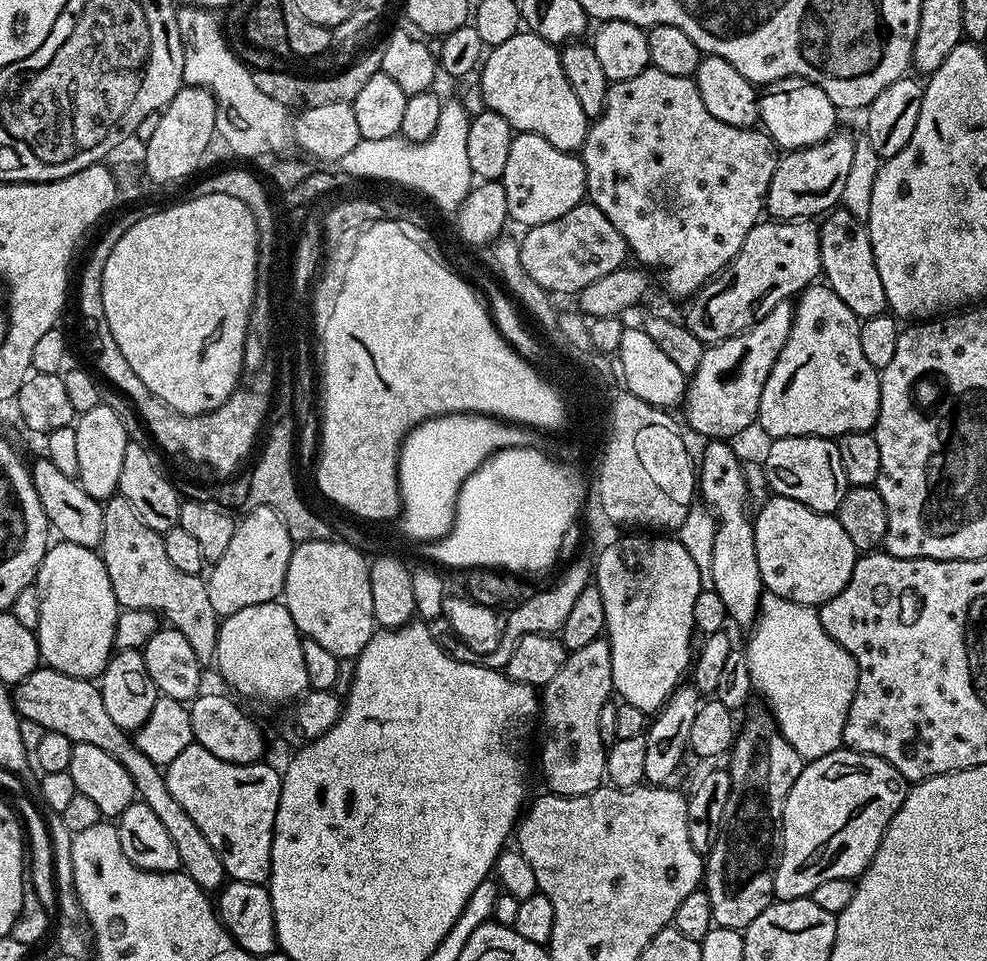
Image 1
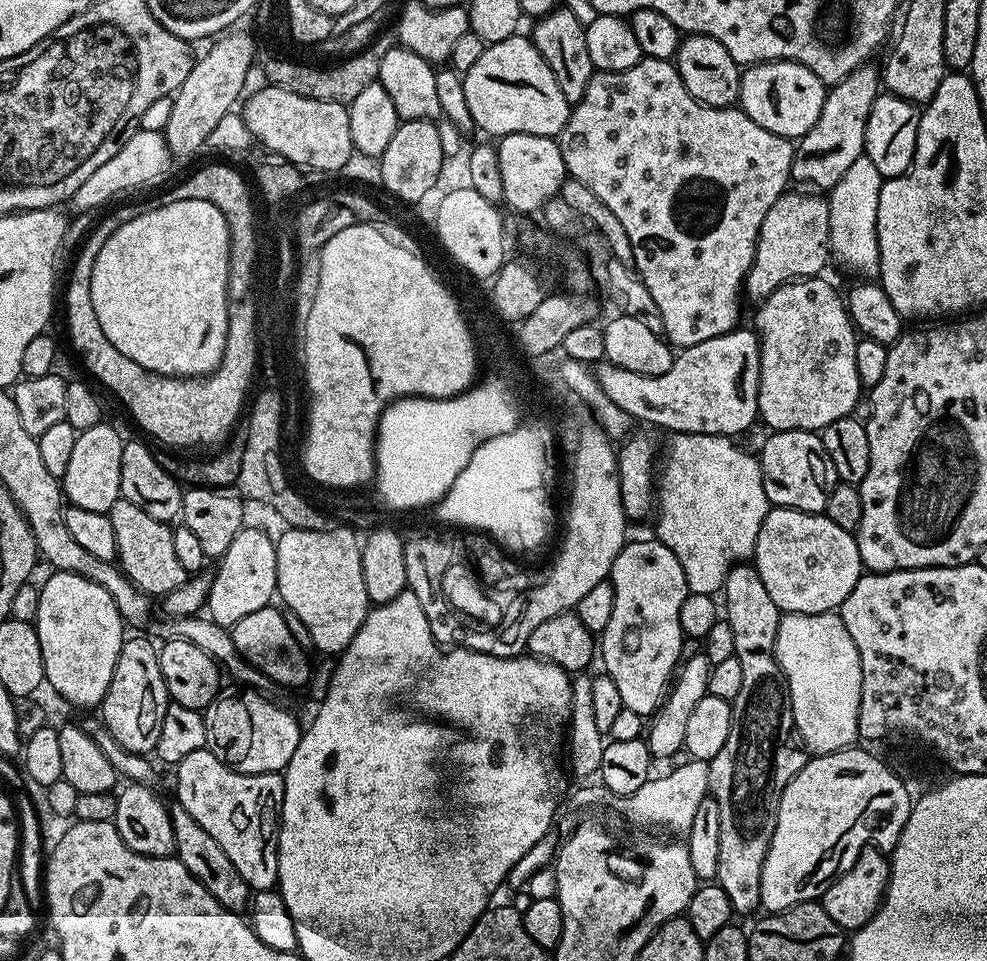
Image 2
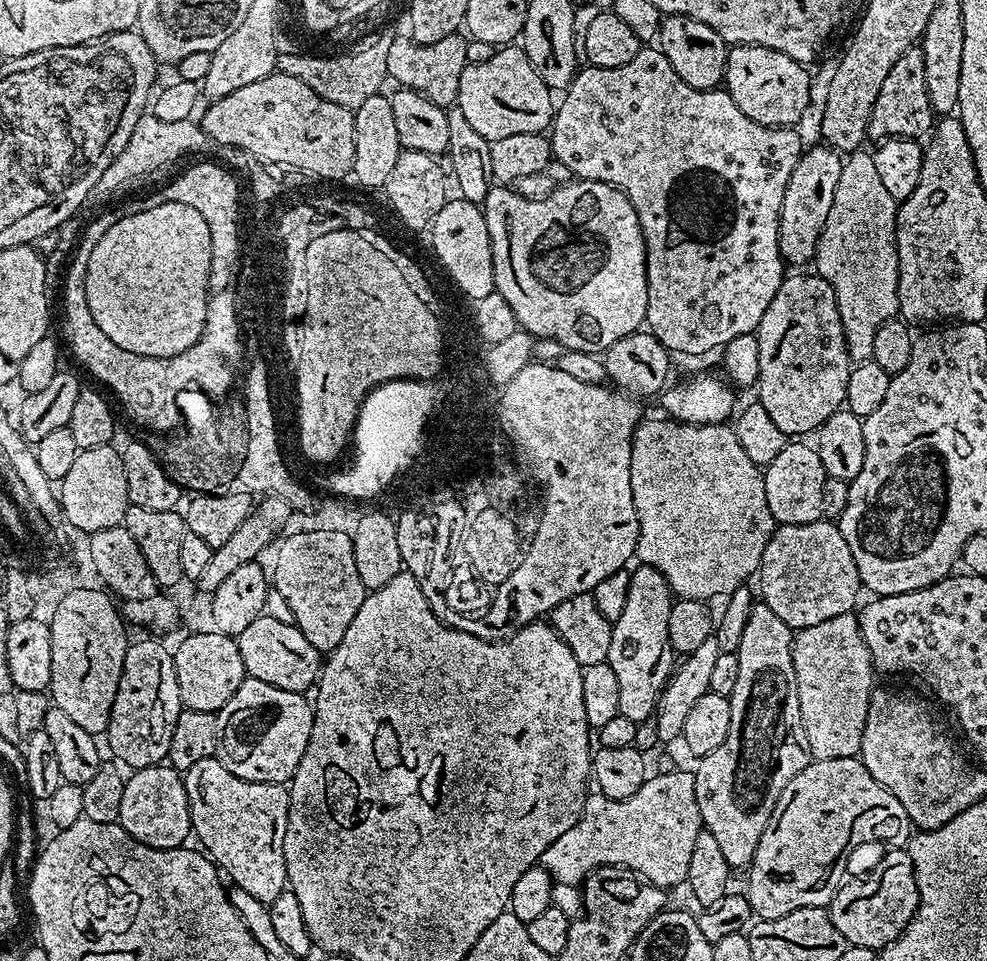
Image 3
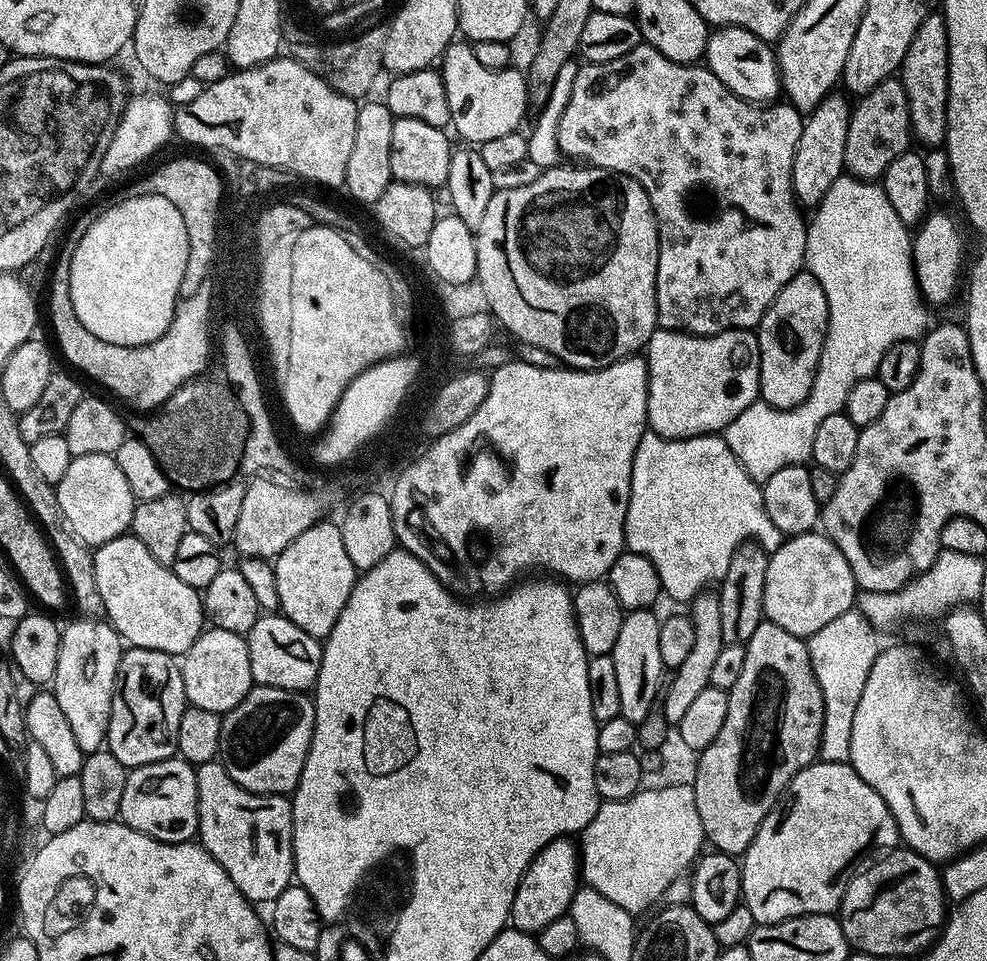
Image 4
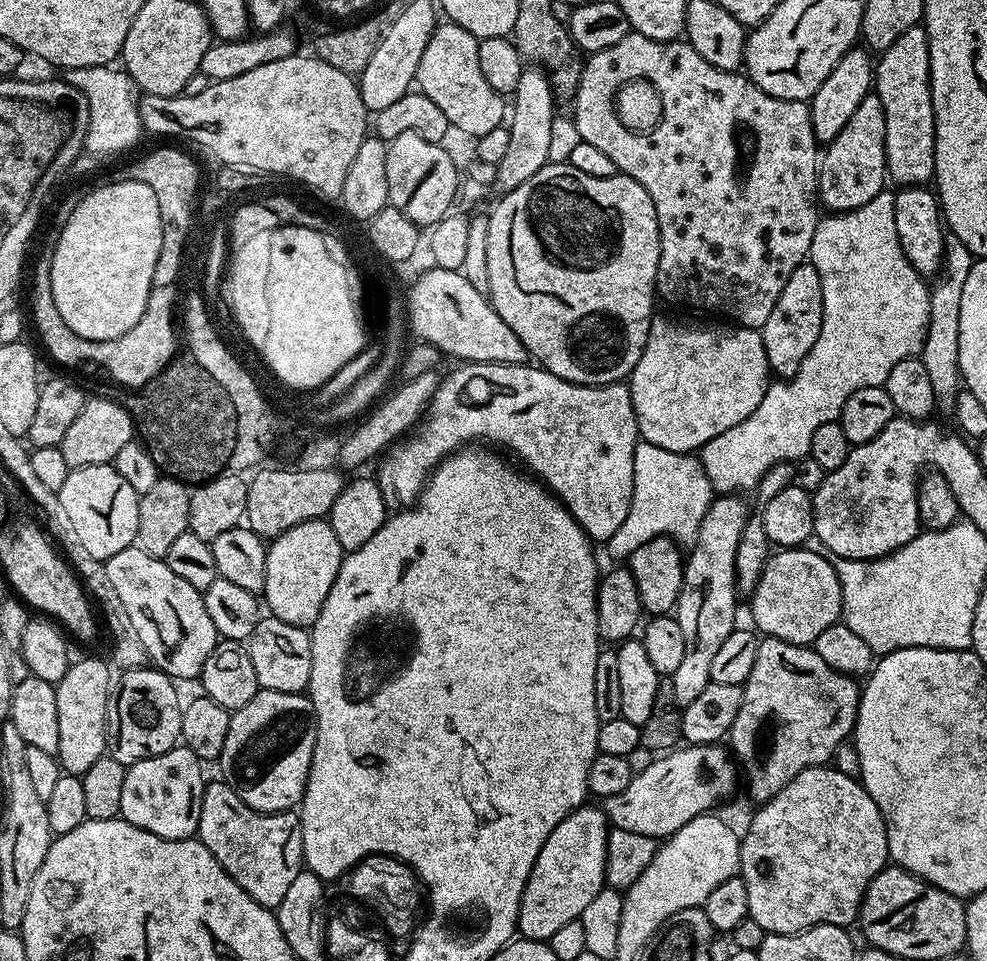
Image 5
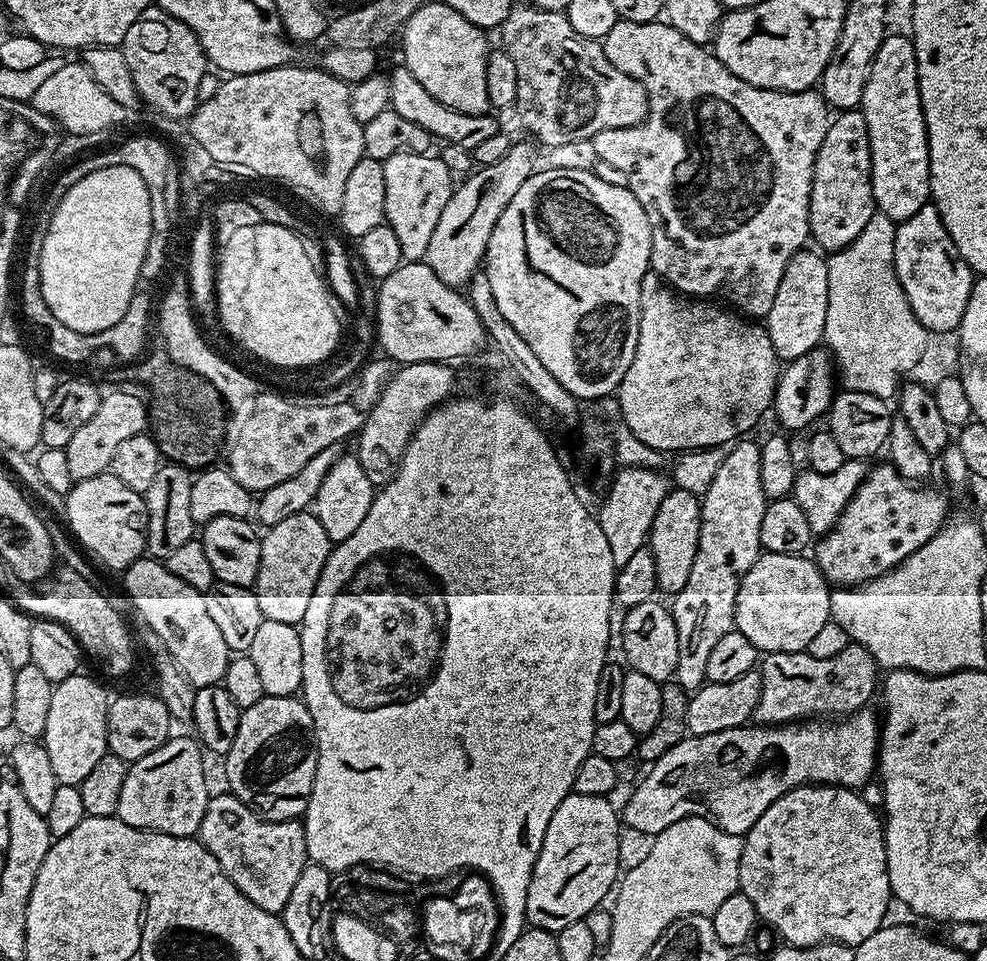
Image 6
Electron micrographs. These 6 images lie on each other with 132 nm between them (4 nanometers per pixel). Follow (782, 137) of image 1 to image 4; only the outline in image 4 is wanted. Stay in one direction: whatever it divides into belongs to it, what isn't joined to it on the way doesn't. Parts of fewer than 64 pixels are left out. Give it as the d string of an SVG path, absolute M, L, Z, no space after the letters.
M726 25L709 31L703 59L714 78L722 82L722 86L726 86L735 96L747 100L750 104L764 106L781 95L780 70L773 45L758 38L750 30Z

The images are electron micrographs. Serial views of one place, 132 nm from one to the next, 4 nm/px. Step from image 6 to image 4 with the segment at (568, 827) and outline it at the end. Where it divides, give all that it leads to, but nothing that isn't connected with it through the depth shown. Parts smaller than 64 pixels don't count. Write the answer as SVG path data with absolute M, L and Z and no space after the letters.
M561 838L550 842L537 854L536 859L528 865L520 877L520 884L516 888L516 897L512 903L510 924L513 928L519 928L522 932L535 934L546 926L546 922L554 922L554 918L565 915L572 907L572 895L578 887L578 848L571 839Z

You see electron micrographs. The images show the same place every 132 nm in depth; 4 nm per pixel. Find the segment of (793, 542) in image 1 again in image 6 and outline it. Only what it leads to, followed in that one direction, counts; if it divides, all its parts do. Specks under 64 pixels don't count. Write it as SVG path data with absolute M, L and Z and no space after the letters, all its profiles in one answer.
M764 552L754 562L754 566L750 566L750 570L740 579L738 586L738 598L736 599L736 623L734 628L740 631L754 644L760 654L769 652L803 652L809 646L812 639L818 634L818 630L822 630L822 626L826 626L830 622L830 585L825 580L824 575L816 569L815 563L811 559L807 560L807 555L797 554L774 554L773 552Z

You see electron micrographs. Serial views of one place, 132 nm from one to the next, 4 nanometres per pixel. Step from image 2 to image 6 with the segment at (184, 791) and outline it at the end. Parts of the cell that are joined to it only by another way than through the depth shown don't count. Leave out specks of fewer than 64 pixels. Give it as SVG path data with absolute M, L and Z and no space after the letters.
M231 794L213 795L206 806L206 814L202 814L202 822L198 839L222 866L222 870L258 906L267 912L283 913L286 902L290 902L290 893L294 891L294 882L298 882L298 874L302 874L304 865L309 863L304 826L300 820L264 820L257 812L245 806L241 800Z

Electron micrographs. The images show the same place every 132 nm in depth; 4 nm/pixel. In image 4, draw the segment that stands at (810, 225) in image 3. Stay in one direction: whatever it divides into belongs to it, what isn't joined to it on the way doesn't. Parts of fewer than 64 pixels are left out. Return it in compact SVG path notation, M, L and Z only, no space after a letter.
M836 95L825 96L817 108L807 113L802 138L798 138L798 146L792 159L792 193L796 195L797 204L808 210L815 209L822 198L826 198L826 190L830 190L837 178L846 172L844 159L850 104Z

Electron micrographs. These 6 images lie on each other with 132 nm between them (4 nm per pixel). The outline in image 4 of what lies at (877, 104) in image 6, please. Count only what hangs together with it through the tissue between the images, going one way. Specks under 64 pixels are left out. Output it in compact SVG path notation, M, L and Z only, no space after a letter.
M933 12L923 20L907 47L898 76L907 92L913 137L924 146L943 145L947 139L949 40L941 13Z

